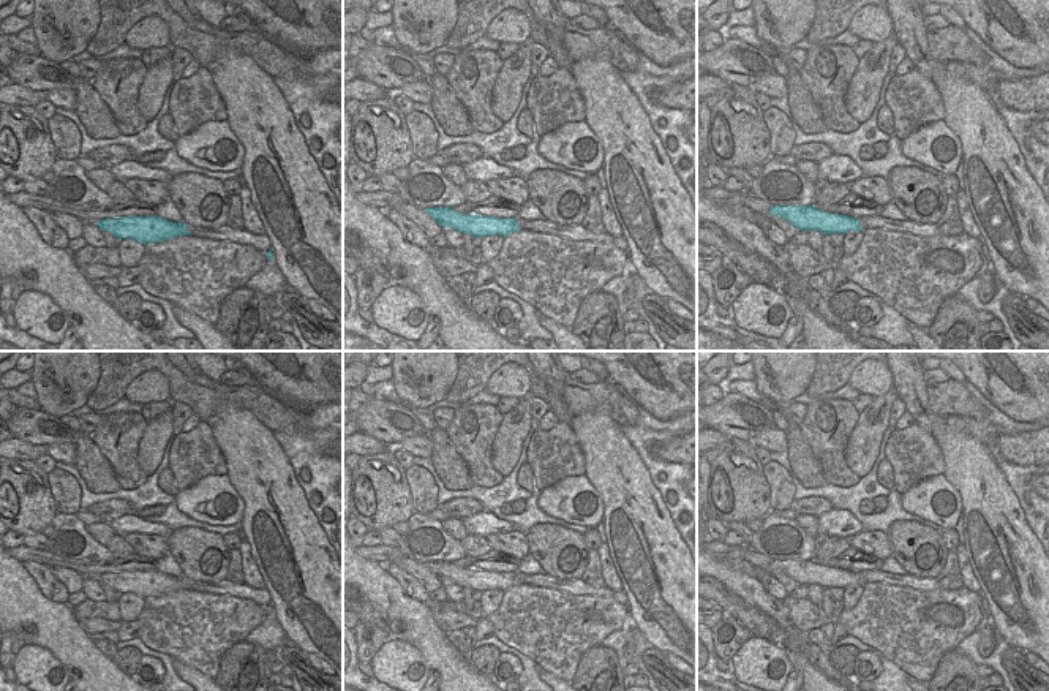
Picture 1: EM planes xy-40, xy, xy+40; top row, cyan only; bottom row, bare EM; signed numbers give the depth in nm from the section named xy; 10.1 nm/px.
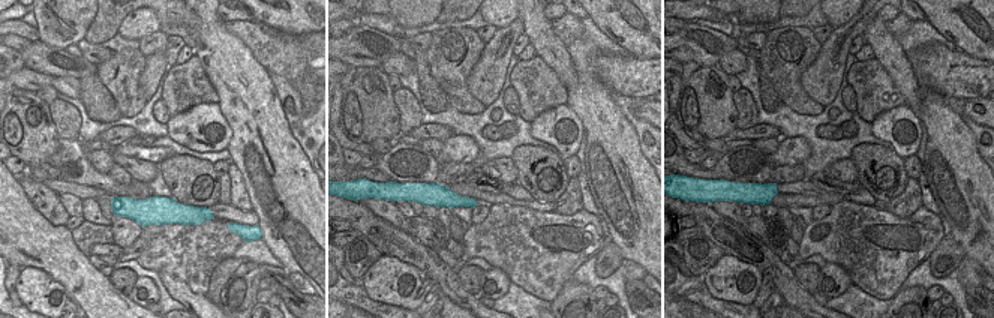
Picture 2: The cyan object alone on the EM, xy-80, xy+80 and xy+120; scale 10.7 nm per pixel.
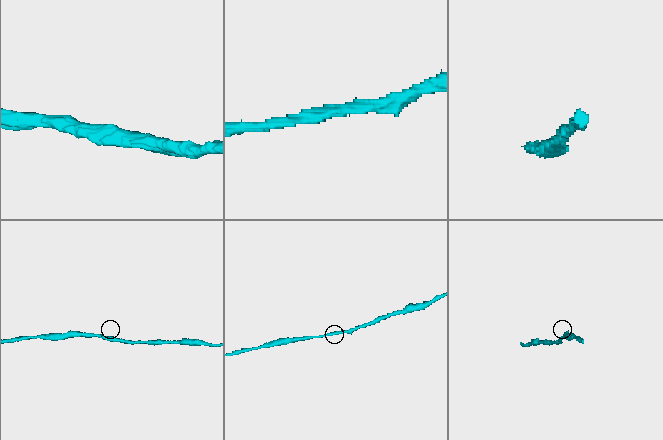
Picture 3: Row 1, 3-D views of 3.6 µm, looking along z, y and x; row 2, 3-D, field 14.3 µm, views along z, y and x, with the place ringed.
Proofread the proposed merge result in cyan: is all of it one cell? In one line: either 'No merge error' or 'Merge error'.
No merge error

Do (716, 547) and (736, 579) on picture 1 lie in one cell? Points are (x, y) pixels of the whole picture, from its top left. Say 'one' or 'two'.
two

